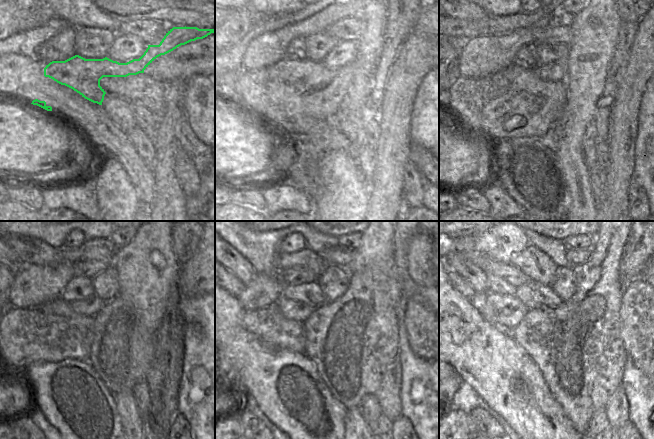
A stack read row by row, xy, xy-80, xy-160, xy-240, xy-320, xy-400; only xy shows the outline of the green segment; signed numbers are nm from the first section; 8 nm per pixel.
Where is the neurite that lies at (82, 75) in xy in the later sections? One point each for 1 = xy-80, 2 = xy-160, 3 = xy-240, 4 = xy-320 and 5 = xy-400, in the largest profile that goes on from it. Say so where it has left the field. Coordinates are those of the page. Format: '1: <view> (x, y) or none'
1: xy-80 (292, 95)
2: xy-160 (514, 103)
3: xy-240 (51, 332)
4: xy-320 (268, 325)
5: xy-400 (459, 381)

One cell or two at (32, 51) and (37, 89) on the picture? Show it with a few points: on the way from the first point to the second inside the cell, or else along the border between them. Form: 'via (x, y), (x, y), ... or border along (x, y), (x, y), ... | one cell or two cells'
border along (10, 52), (37, 57) | two cells

